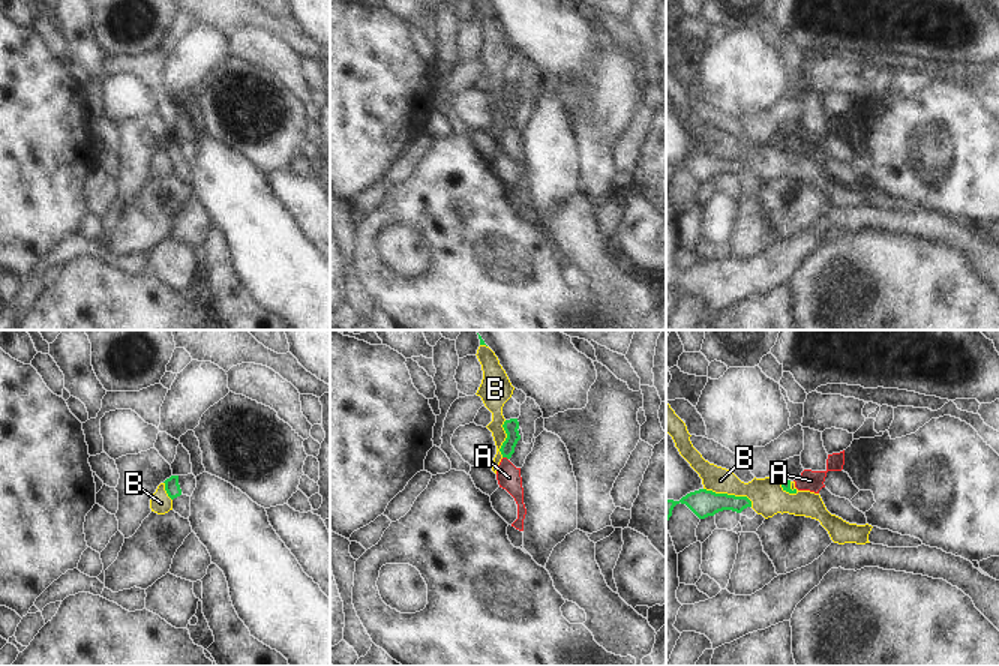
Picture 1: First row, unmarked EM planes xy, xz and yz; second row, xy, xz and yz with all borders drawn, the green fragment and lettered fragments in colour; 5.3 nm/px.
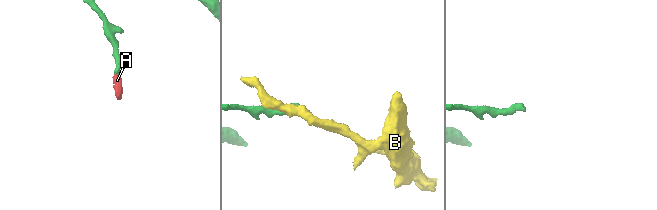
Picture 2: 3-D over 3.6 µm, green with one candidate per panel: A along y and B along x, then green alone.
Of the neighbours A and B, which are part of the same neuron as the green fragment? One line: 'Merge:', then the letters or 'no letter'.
Merge: A

